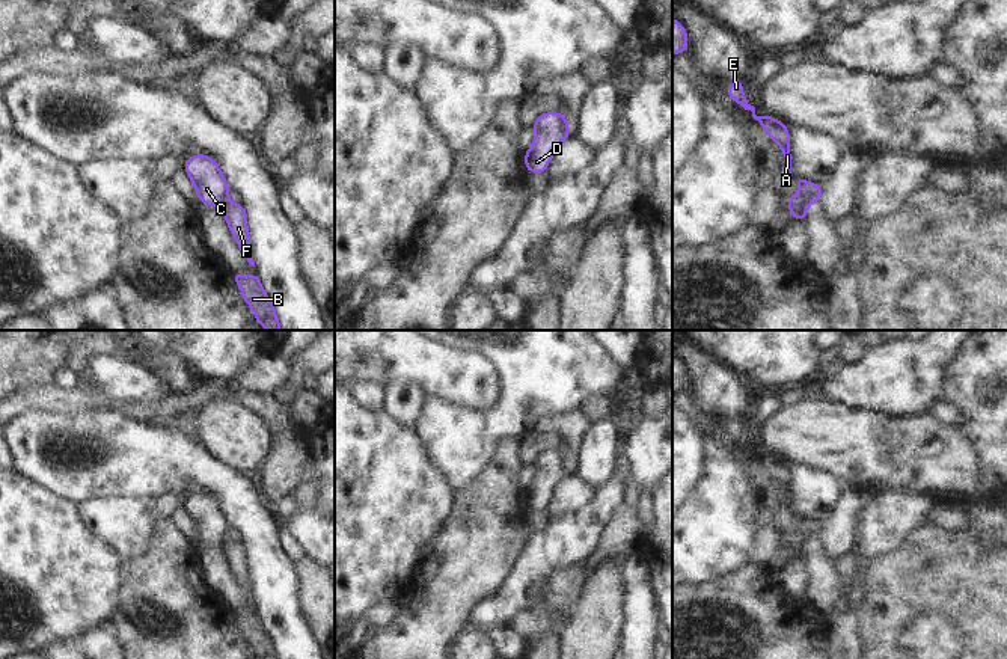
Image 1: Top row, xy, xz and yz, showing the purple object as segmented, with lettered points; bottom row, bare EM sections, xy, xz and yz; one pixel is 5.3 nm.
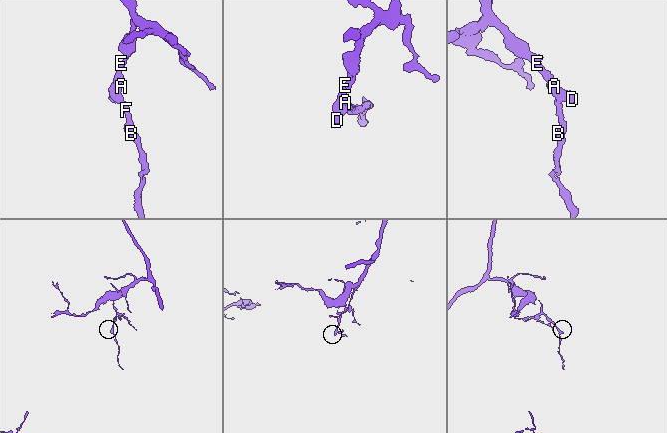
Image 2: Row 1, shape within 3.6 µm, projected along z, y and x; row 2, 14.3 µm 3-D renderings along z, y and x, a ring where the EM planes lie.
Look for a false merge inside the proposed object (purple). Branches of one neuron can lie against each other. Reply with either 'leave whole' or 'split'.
split

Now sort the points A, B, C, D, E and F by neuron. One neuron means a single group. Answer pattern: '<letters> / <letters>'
A C D E / B F

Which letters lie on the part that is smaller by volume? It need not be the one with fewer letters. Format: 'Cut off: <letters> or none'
Cut off: B, F.

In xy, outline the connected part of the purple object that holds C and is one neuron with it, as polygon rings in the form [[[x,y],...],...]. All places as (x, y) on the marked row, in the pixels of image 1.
[[[196,154],[185,160],[184,169],[194,185],[199,201],[220,208],[222,201],[231,192],[217,161],[205,154]]]

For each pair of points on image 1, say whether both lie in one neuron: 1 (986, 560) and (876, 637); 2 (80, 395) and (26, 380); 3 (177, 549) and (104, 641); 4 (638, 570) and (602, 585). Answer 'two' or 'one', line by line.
1: one
2: two
3: two
4: two

